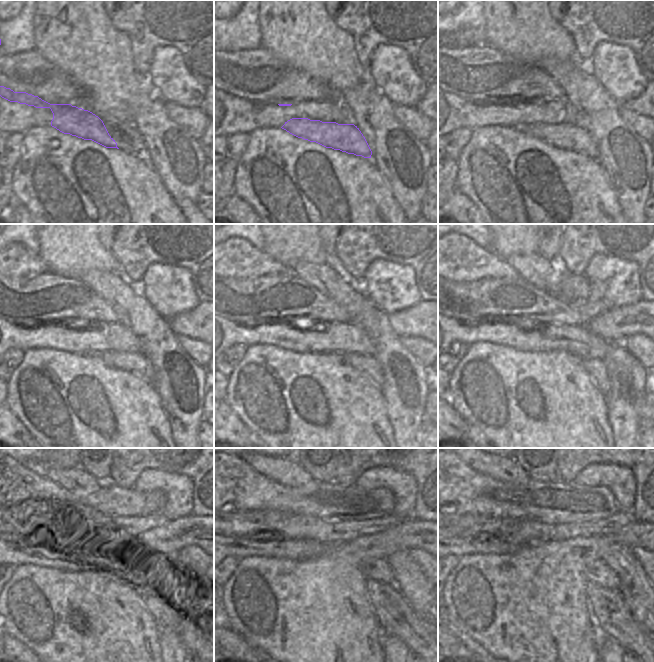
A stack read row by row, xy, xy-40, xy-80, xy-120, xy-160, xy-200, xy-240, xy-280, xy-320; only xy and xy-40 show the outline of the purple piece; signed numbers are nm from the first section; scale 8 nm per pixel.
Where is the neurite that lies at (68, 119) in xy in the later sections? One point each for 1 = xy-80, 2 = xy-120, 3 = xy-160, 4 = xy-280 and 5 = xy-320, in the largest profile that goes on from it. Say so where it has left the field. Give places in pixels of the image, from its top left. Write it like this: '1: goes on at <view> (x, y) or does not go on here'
1: goes on at xy-80 (572, 137)
2: goes on at xy-120 (137, 364)
3: goes on at xy-160 (368, 364)
4: goes on at xy-280 (395, 616)
5: goes on at xy-320 (611, 613)

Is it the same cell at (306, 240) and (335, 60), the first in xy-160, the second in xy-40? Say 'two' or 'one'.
one

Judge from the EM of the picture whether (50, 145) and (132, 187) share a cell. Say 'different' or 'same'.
same

